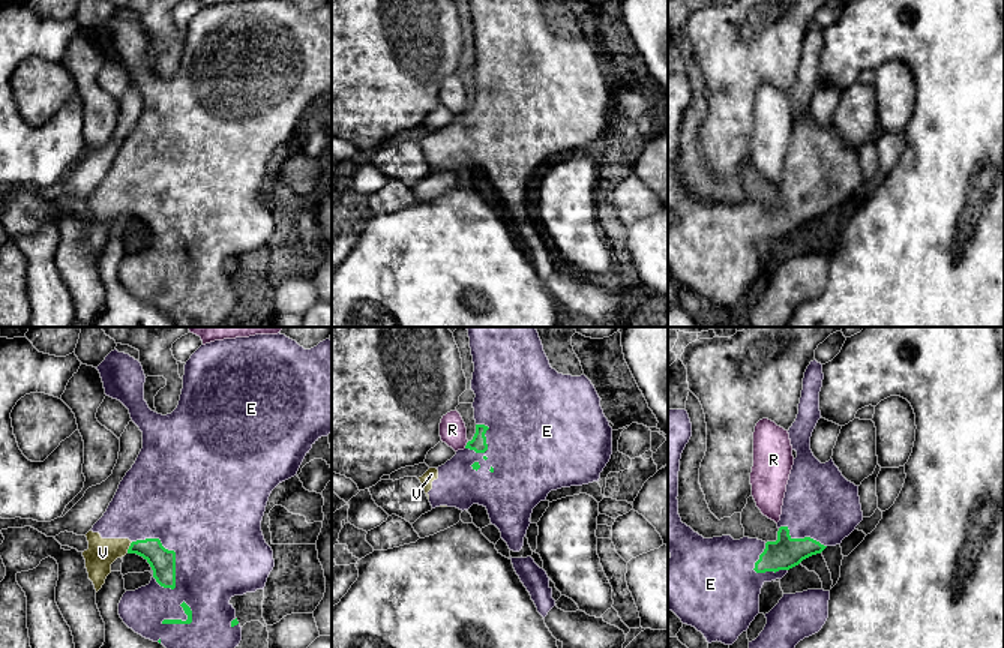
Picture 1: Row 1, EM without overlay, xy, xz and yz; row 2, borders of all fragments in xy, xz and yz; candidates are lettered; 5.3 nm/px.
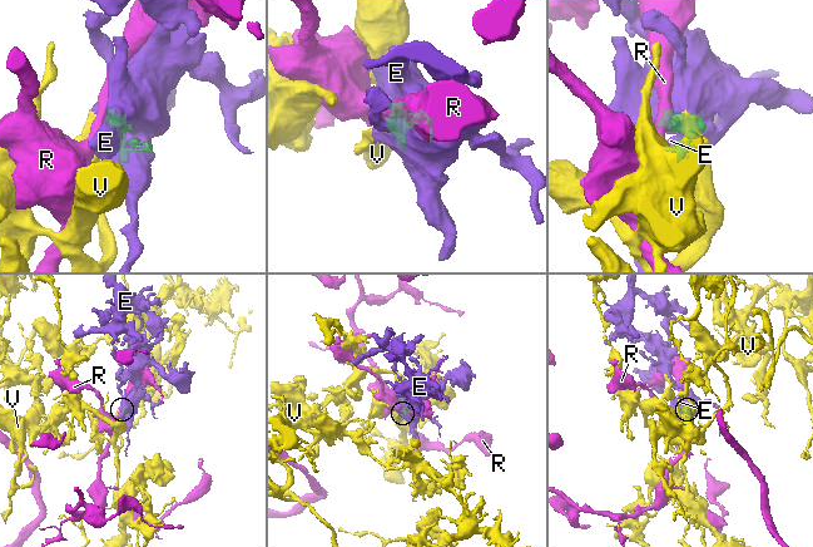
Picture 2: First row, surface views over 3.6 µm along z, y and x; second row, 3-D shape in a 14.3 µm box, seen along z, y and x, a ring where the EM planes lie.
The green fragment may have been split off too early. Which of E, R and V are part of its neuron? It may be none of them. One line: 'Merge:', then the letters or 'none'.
Merge: V

